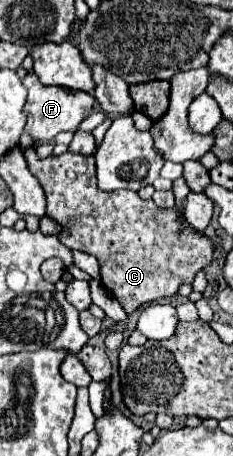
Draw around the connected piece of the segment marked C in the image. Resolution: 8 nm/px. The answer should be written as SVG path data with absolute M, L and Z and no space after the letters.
M37 145L21 147L29 171L39 179L47 197L47 217L55 219L63 231L59 235L61 243L69 249L77 249L95 255L101 265L101 283L109 289L127 313L133 313L143 303L151 303L177 293L181 283L191 285L197 271L211 263L213 243L187 225L183 215L175 209L161 209L153 201L141 199L135 191L101 191L95 179L95 159L79 153L51 155L39 159L35 153Z

